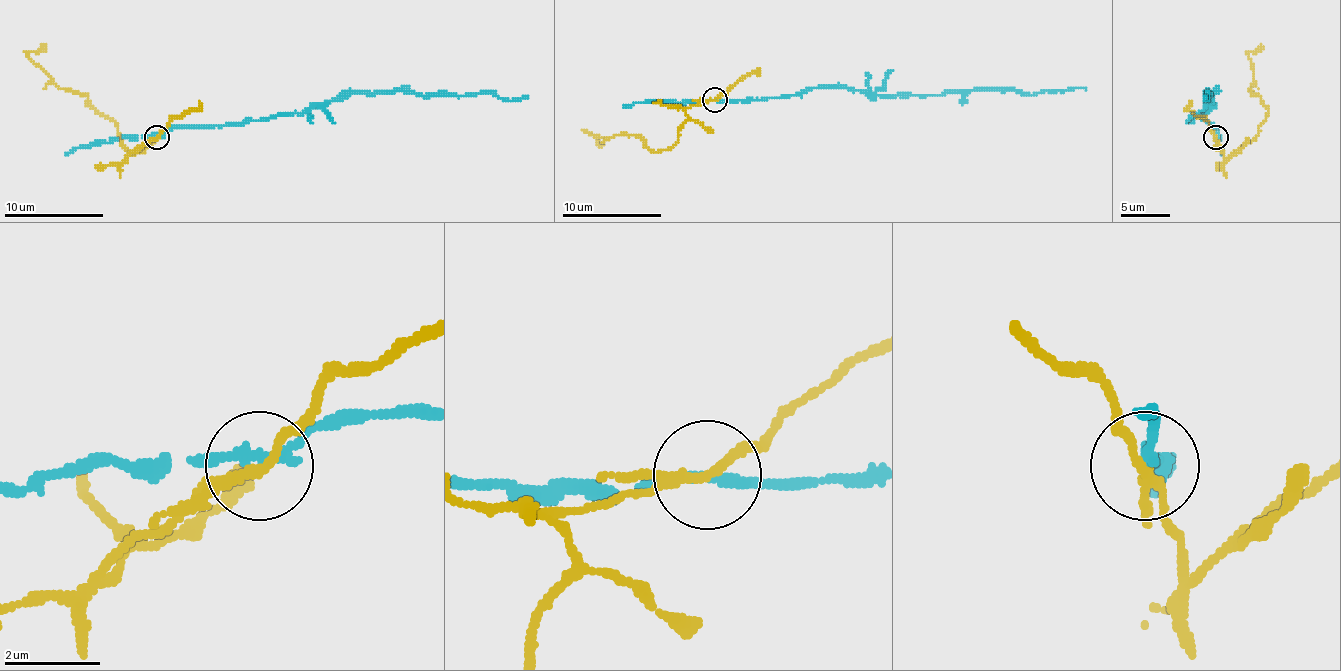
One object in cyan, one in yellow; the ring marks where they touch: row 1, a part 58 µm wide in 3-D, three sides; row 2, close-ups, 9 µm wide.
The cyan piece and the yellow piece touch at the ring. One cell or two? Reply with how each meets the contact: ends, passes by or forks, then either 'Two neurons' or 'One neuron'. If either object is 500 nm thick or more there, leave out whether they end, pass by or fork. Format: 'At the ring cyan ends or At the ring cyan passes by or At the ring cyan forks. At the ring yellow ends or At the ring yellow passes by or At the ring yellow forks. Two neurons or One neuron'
At the ring cyan passes by. At the ring yellow forks. Two neurons

